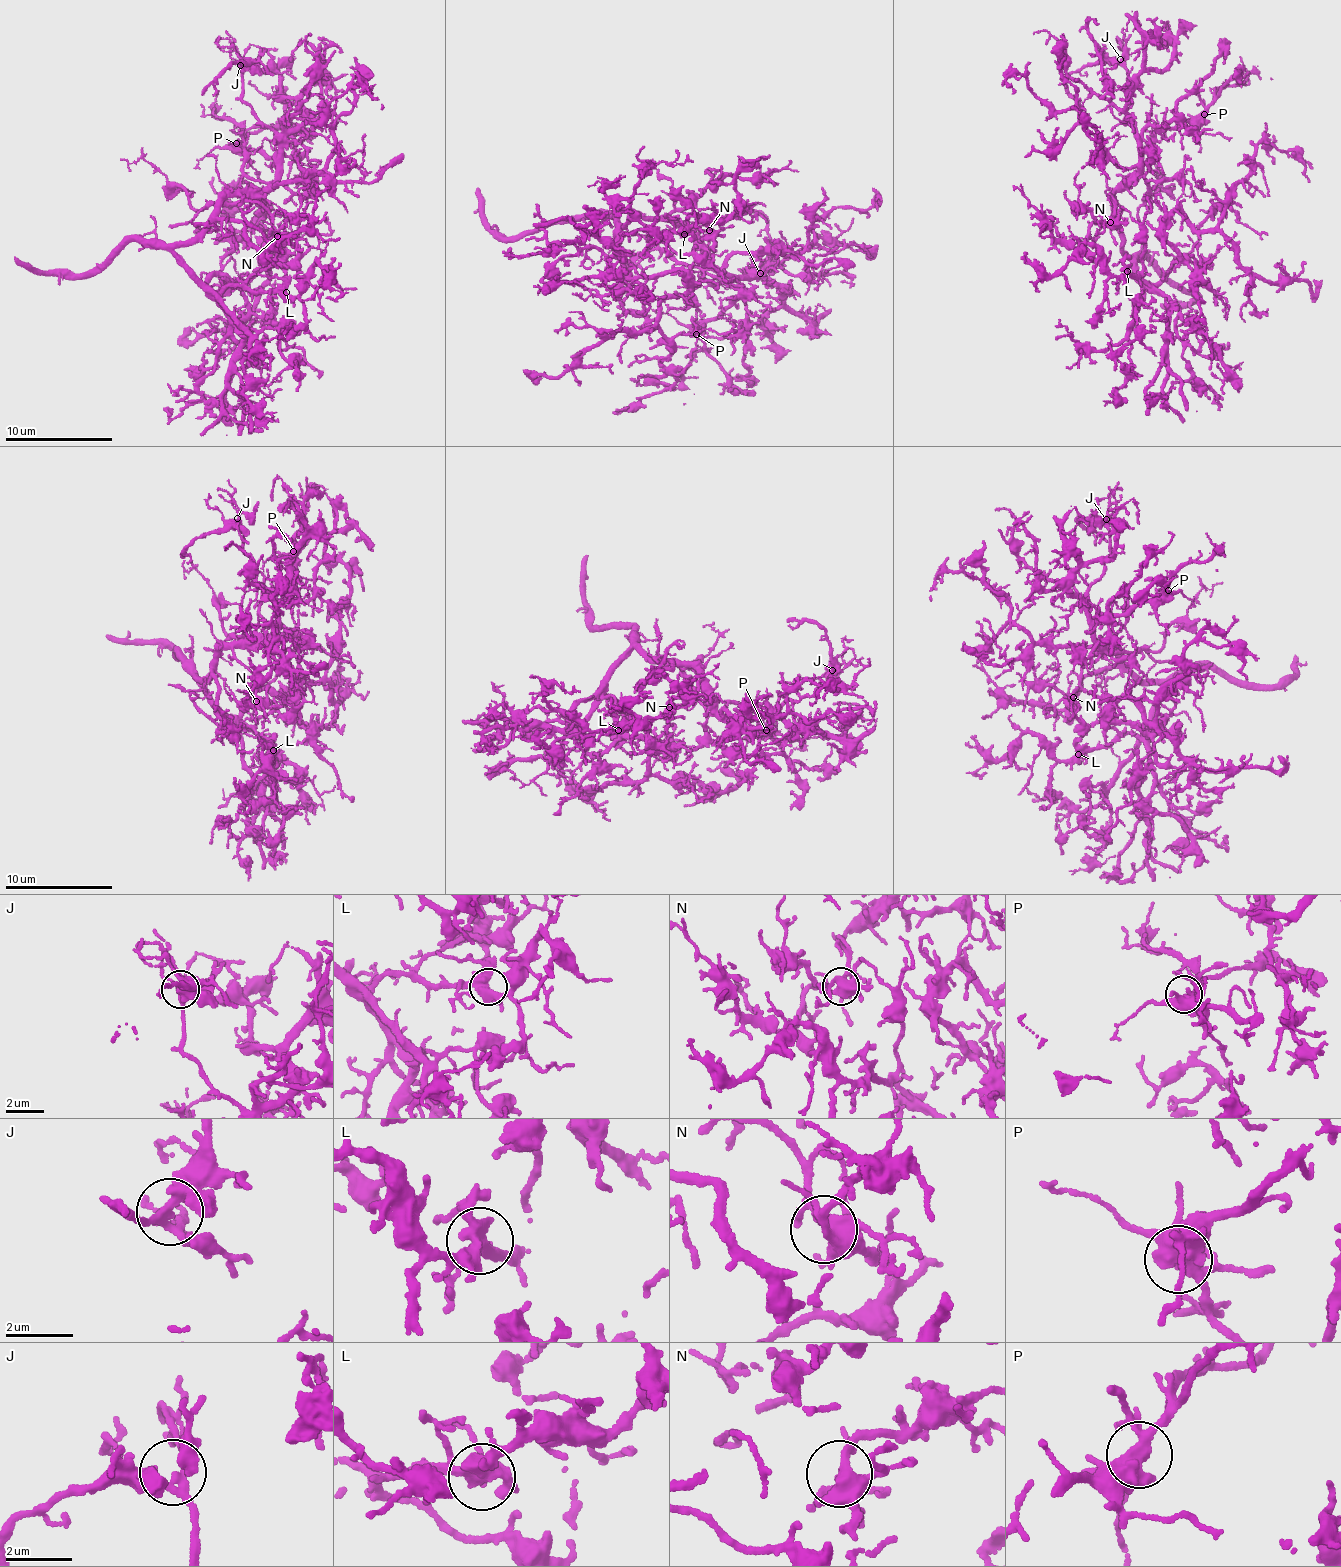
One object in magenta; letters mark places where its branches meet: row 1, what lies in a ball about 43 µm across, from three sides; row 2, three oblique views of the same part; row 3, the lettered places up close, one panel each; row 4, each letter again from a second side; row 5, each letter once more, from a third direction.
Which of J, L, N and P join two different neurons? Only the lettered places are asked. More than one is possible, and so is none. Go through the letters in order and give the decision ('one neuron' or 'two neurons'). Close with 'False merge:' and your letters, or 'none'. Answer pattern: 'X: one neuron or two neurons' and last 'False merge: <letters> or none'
J: one neuron
L: one neuron
N: one neuron
P: one neuron
False merge: none

